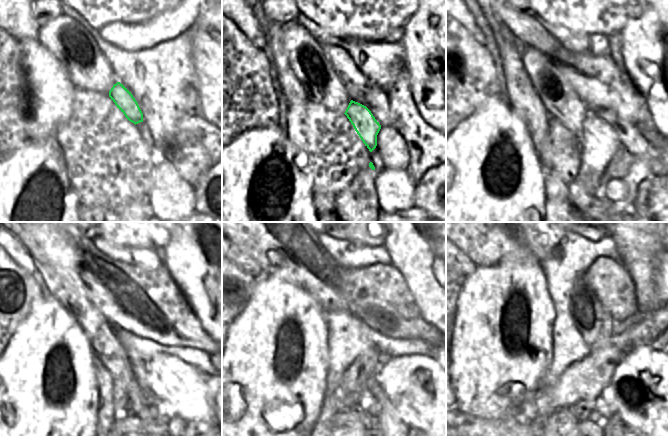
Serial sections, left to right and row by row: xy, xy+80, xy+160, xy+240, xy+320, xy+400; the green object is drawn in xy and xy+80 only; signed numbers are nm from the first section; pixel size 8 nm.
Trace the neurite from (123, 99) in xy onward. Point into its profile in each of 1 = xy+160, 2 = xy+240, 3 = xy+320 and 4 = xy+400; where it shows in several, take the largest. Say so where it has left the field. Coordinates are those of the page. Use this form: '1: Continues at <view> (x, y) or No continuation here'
1: Continues at xy+160 (599, 142)
2: Continues at xy+240 (182, 387)
3: Continues at xy+320 (425, 396)
4: Continues at xy+400 (649, 388).

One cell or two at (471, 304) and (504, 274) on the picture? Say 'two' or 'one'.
one

